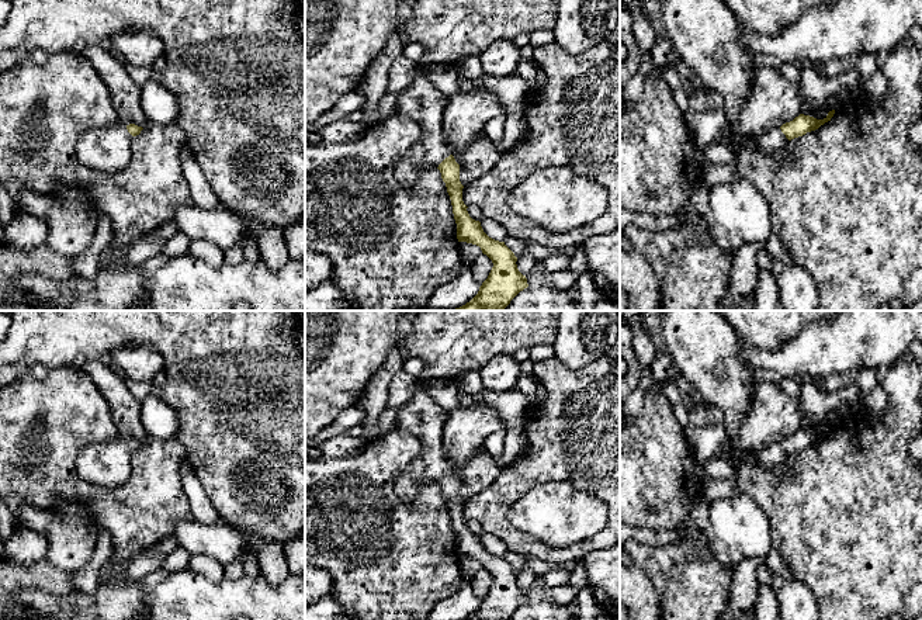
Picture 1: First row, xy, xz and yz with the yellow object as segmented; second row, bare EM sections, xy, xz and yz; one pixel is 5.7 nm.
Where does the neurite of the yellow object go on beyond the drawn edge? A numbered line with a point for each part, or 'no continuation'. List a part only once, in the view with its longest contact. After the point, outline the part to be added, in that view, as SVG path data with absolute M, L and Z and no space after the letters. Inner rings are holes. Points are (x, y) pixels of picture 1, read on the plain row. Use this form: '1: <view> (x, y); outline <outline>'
1: xz (420, 415); outline M422 388L399 409L396 429L412 433L422 441L420 456L396 477L394 488L403 502L412 502L419 488L453 470L444 454L443 432L448 413Z

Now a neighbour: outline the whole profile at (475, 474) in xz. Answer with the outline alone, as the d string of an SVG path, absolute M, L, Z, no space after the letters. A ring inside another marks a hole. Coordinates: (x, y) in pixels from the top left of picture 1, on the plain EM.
M483 448L464 463L461 468L453 468L460 479L460 496L462 500L486 488L500 472L496 460Z

